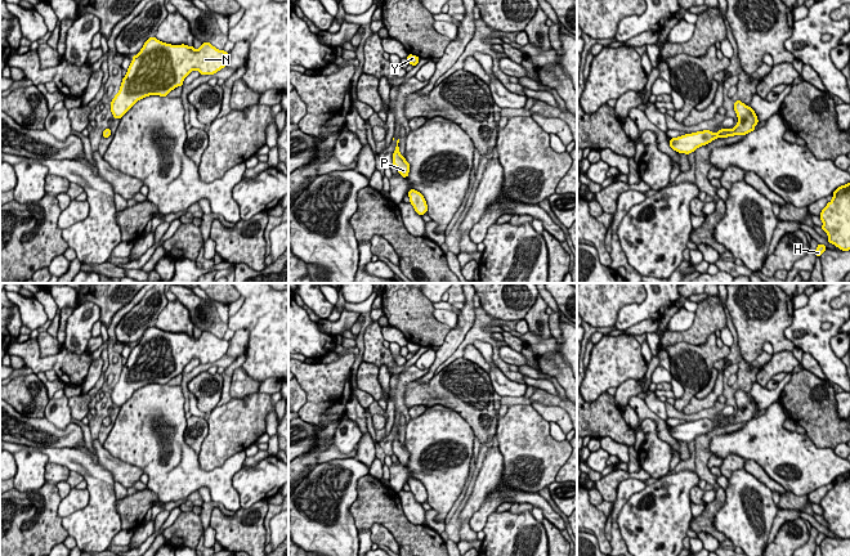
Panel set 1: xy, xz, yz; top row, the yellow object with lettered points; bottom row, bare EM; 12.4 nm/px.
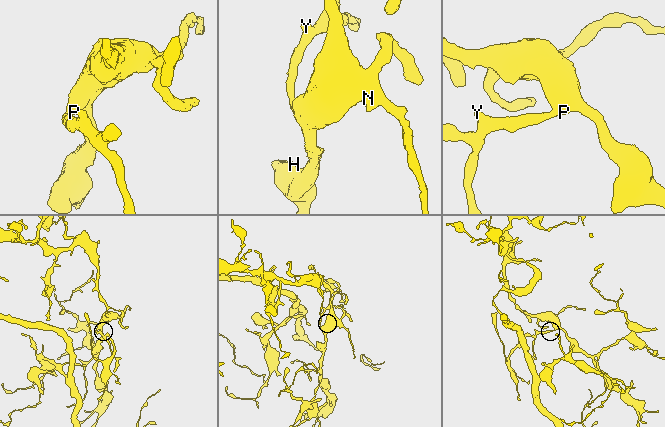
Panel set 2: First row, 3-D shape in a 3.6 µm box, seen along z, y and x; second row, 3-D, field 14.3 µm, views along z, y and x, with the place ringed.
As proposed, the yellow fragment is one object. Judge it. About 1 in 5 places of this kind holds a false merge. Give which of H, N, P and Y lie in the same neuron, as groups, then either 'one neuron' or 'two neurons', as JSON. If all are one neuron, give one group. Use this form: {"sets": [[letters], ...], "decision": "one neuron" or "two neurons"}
{"sets": [["H", "N", "P", "Y"]], "decision": "one neuron"}

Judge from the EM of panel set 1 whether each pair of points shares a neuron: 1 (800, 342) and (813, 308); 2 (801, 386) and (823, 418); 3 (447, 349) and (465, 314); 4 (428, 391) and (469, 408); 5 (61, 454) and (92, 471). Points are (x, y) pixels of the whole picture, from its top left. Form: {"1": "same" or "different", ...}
{"1": "same", "2": "same", "3": "same", "4": "same", "5": "same"}

